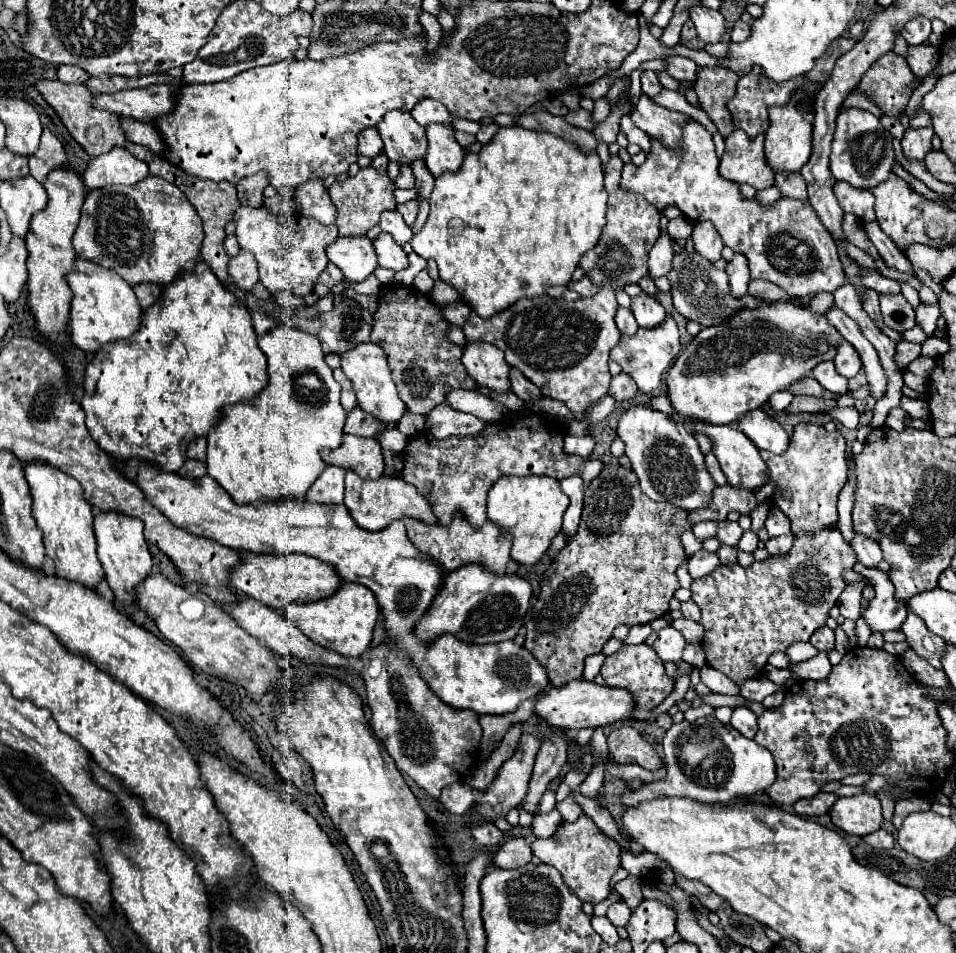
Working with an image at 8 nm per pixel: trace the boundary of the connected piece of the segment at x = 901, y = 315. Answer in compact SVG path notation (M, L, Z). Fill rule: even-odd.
M880 294L880 312L884 324L896 332L916 326L914 308L904 300L902 294Z

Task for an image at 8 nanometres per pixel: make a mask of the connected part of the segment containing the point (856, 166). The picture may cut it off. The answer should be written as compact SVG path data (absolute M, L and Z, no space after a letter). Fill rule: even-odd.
M840 108L836 118L836 132L832 140L830 170L836 180L844 180L856 188L874 188L888 178L894 162L892 136L882 128L878 118L860 108Z

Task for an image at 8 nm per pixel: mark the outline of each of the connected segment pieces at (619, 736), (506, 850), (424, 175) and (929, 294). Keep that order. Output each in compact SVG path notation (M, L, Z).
M620 724L608 734L608 752L614 762L632 762L648 770L656 770L662 766L662 760L658 758L654 748L632 726Z
M508 838L494 854L494 864L500 868L520 868L528 864L532 850L526 838Z
M420 160L420 162L412 162L412 170L414 170L414 176L416 176L416 188L420 192L418 198L428 198L432 188L434 188L434 176L432 172L426 168L426 162Z
M918 280L918 282L920 282L920 288L918 288L920 304L924 304L924 306L934 306L934 304L938 304L938 296L936 296L936 292L934 292L932 288L928 288L922 280Z

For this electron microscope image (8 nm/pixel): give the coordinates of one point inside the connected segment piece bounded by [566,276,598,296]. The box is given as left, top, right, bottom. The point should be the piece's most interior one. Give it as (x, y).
(584, 287)

